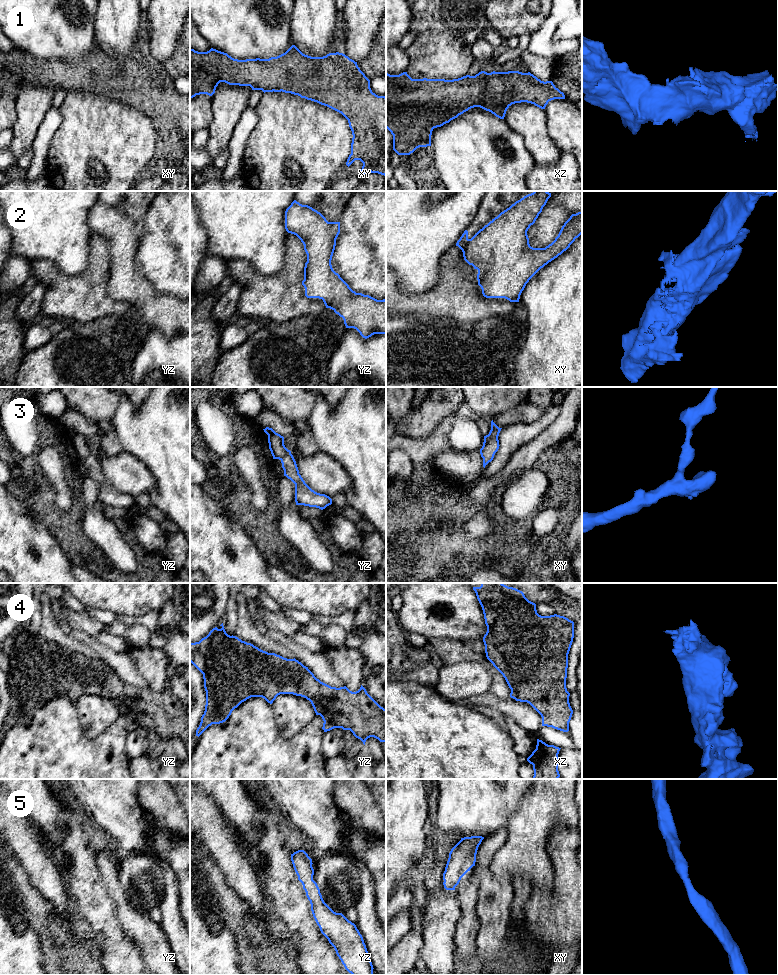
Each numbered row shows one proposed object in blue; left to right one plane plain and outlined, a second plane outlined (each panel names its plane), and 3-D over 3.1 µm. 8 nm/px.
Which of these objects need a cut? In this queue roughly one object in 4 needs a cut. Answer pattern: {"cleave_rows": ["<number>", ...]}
{"cleave_rows": []}

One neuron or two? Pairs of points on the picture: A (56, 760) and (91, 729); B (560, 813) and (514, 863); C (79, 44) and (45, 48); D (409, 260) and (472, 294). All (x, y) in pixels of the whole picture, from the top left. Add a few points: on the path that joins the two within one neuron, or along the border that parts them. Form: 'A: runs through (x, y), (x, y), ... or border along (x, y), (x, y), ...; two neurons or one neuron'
A: border along (76, 712), (88, 737), (95, 738), (107, 728); two neurons
B: runs through (547, 825), (526, 846), (525, 850); one neuron
C: runs through (71, 44), (53, 47); one neuron
D: border along (444, 254), (441, 258), (439, 281), (422, 292); two neurons

